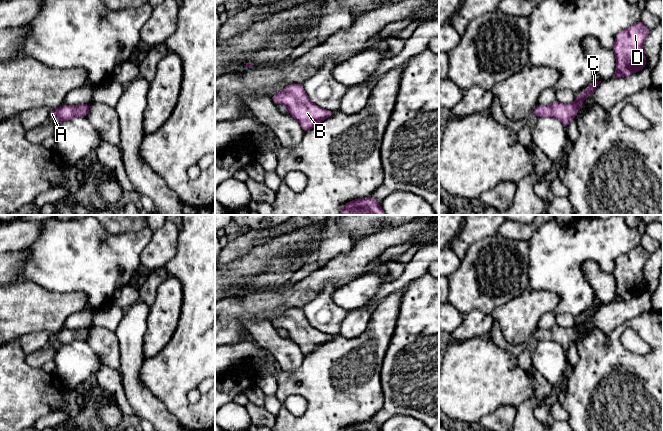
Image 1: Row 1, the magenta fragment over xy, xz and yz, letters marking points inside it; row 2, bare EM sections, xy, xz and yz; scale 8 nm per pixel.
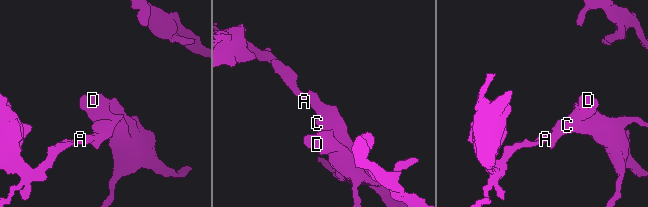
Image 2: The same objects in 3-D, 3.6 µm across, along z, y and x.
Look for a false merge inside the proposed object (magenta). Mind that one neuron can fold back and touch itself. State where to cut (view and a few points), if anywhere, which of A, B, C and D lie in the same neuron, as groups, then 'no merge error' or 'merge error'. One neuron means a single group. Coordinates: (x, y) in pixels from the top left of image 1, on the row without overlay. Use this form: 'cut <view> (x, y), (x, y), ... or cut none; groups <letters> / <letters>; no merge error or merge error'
cut none; groups A B C D; no merge error

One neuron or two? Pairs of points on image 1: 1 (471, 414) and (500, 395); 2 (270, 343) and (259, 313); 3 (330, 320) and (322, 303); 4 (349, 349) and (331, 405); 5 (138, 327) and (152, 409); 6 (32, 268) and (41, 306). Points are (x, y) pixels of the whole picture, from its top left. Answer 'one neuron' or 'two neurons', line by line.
1: one neuron
2: two neurons
3: one neuron
4: one neuron
5: one neuron
6: two neurons

